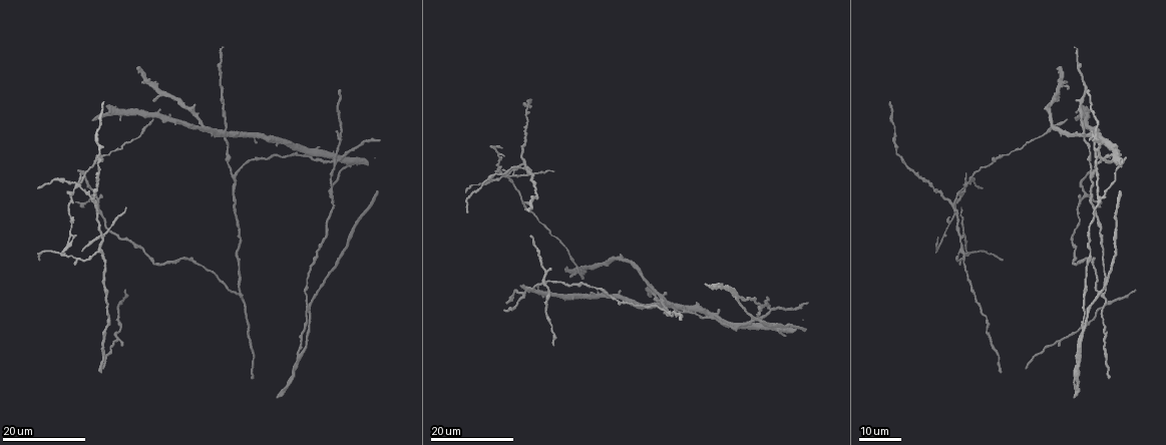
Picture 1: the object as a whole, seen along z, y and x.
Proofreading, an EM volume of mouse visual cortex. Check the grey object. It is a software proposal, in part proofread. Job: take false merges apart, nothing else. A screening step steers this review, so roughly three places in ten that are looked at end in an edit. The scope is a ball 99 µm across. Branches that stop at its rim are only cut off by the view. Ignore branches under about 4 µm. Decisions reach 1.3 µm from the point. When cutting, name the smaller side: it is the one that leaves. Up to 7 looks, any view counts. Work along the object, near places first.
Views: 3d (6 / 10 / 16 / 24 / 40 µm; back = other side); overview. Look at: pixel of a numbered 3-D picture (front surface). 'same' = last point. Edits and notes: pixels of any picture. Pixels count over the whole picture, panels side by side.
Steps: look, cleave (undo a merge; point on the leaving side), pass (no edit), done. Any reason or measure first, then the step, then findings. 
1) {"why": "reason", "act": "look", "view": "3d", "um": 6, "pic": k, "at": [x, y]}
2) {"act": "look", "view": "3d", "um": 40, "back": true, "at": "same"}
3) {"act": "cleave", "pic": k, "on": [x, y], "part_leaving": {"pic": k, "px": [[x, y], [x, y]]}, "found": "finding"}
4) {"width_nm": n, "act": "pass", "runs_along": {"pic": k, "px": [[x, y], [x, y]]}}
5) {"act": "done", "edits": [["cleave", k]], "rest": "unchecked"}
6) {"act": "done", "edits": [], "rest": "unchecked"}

{"act": "look", "view": "3d", "um": 24, "pic": 1, "at": [312, 155]}

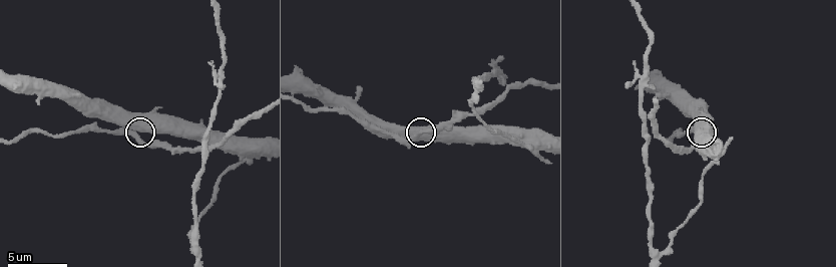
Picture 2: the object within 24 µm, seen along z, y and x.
{"act": "look", "view": "3d", "um": 10, "pic": 2, "at": [137, 135]}

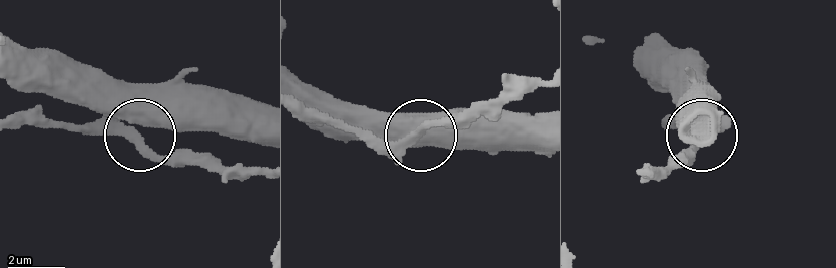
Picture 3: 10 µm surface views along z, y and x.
{"side_arm_um": 22, "act": "pass", "runs_along": {"pic": 3, "px": [[301, 81], [401, 117], [421, 135], [485, 110]]}, "found": "all the same cell"}

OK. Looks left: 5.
{"why": "a fork", "act": "look", "view": "3d", "um": 24, "pic": 1, "at": [667, 312]}

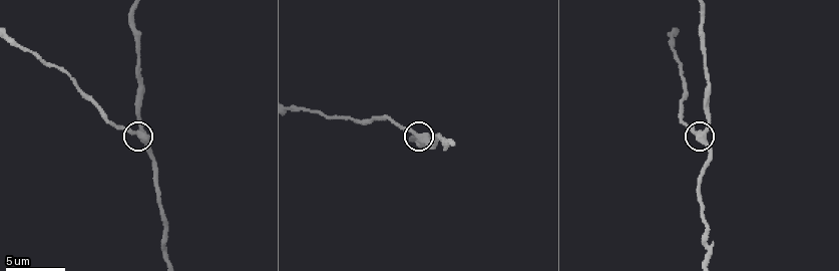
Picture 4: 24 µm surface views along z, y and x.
{"why": "zoom in", "act": "look", "view": "3d", "um": 10, "pic": 4, "at": [416, 135]}

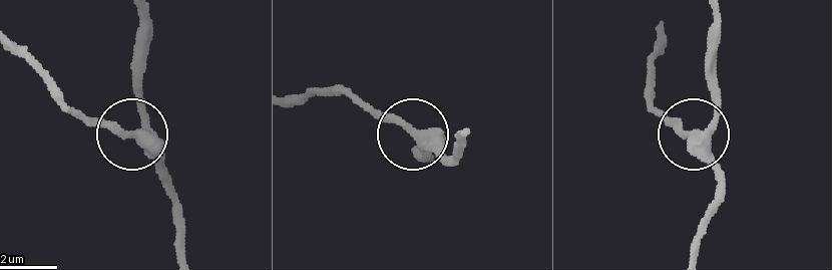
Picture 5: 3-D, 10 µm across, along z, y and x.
{"side_arm_um": 23, "arms": 3, "act": "pass", "found": "one cell here"}

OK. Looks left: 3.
{"why": "three-way junction", "act": "look", "view": "3d", "um": 24, "pic": 1, "at": [1086, 194]}

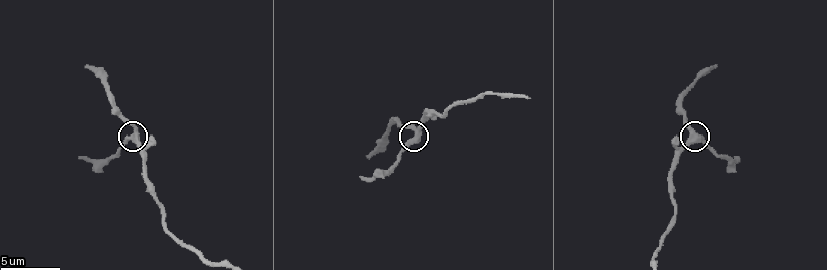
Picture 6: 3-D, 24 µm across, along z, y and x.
{"act": "look", "view": "3d", "um": 10, "pic": 6, "at": [415, 138]}

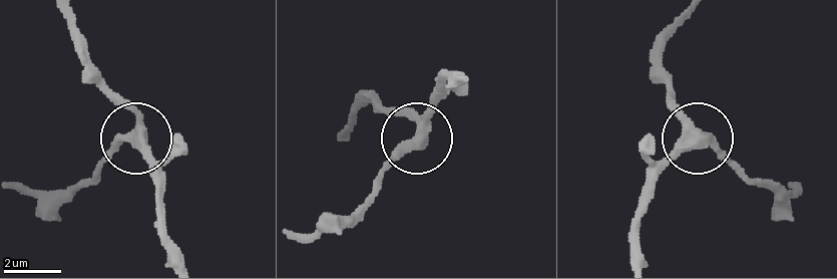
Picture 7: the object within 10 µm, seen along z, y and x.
{"width_nm": 350, "act": "pass", "runs_along": {"pic": 7, "px": [[182, 257], [141, 142], [127, 142], [93, 176]]}, "found": "one cell here"}

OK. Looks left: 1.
{"act": "done", "edits": [], "rest": "unchecked"}

